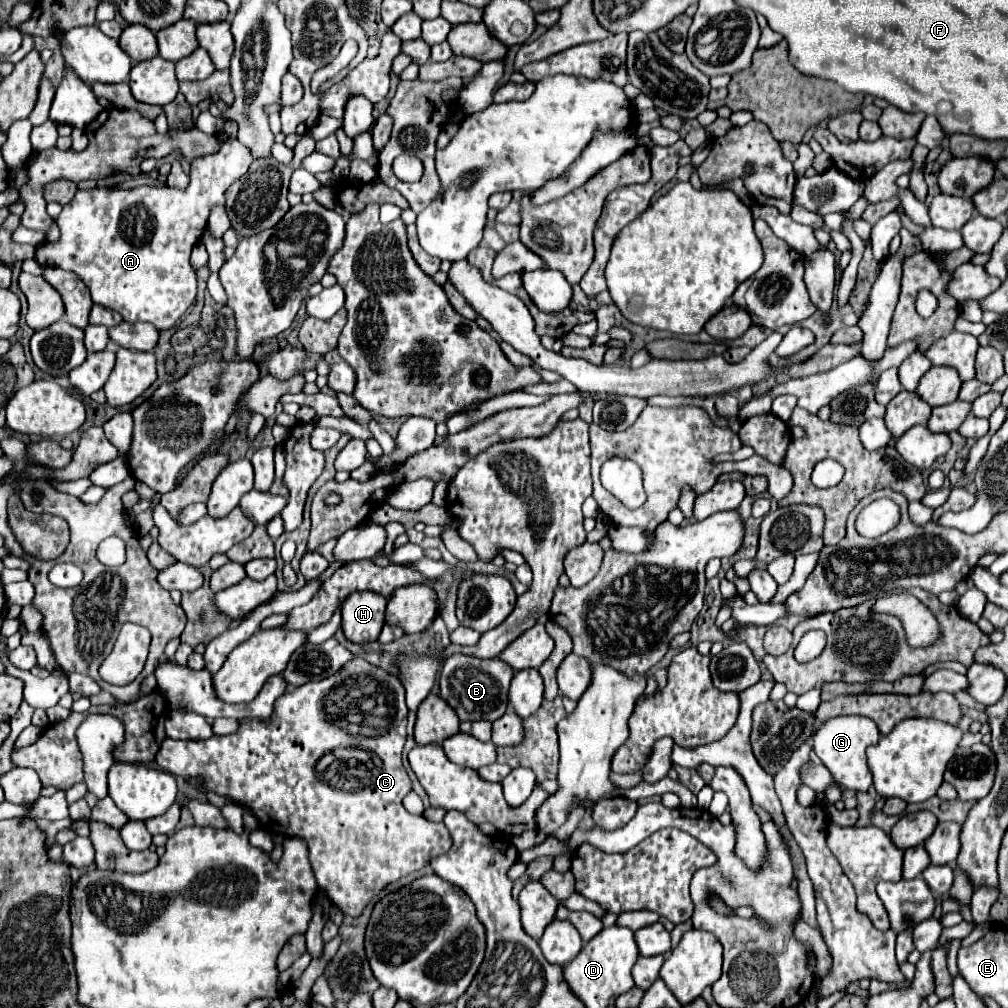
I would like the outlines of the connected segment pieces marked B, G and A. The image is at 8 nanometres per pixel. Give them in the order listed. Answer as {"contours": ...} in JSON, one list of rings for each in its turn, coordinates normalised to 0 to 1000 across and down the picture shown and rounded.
{"contours":[[[[448,649],[442,653],[437,669],[437,690],[444,696],[444,700],[454,708],[458,716],[472,716],[484,714],[490,716],[500,710],[504,702],[504,683],[510,667],[508,663],[498,657],[496,653],[478,655],[464,649]]],[[[829,710],[821,716],[817,716],[808,728],[806,728],[806,742],[810,750],[815,754],[815,758],[823,764],[827,776],[833,782],[859,786],[865,780],[865,770],[859,758],[859,742],[869,738],[873,734],[873,726],[869,718],[863,712],[857,710]]],[[[228,139],[228,141],[222,141],[222,143],[218,145],[216,151],[206,153],[206,155],[202,155],[202,157],[190,159],[190,163],[188,163],[188,183],[187,183],[187,187],[183,187],[183,188],[179,188],[179,187],[167,187],[167,185],[163,185],[163,183],[161,183],[161,185],[143,183],[143,185],[135,185],[135,187],[129,187],[129,188],[117,187],[117,185],[95,185],[95,187],[91,187],[91,188],[77,188],[75,194],[62,206],[62,210],[60,210],[60,214],[58,214],[58,218],[56,218],[56,222],[58,222],[58,226],[60,226],[60,238],[58,238],[56,242],[52,242],[52,240],[42,240],[42,242],[38,242],[38,246],[36,246],[36,260],[38,260],[40,264],[60,264],[60,266],[63,266],[63,268],[73,270],[73,272],[79,274],[81,280],[87,284],[87,288],[89,288],[89,292],[91,292],[91,298],[93,298],[95,302],[101,302],[103,306],[109,306],[109,308],[119,310],[119,313],[121,313],[125,319],[137,319],[137,317],[139,317],[139,319],[149,319],[149,321],[153,321],[157,327],[167,327],[167,325],[171,325],[171,323],[179,317],[179,313],[187,308],[187,304],[188,304],[188,302],[192,300],[192,296],[194,296],[194,270],[192,270],[190,264],[188,264],[188,250],[190,250],[190,244],[200,236],[200,232],[202,232],[202,228],[204,228],[204,222],[206,222],[206,214],[208,214],[210,204],[218,204],[218,202],[224,200],[224,198],[222,198],[222,190],[224,190],[238,175],[242,175],[242,171],[246,171],[248,163],[250,163],[250,155],[248,155],[246,147],[242,147],[236,139]]]]}

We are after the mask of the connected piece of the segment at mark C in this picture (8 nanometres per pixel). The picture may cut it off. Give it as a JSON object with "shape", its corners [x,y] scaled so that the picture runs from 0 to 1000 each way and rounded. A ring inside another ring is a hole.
{"shape":[[[351,653],[345,659],[341,659],[341,663],[337,663],[335,667],[331,667],[329,671],[325,671],[321,675],[306,677],[302,681],[284,685],[284,688],[274,694],[274,702],[272,702],[268,712],[264,712],[264,714],[238,714],[238,722],[232,728],[210,730],[206,734],[165,732],[159,738],[159,744],[155,748],[155,758],[161,764],[165,764],[173,770],[198,774],[198,778],[202,778],[204,786],[214,786],[216,790],[222,790],[222,792],[226,792],[228,796],[232,796],[240,802],[244,800],[256,812],[256,817],[262,825],[278,827],[278,829],[284,829],[284,831],[288,831],[288,829],[302,831],[306,835],[308,857],[310,857],[310,865],[313,869],[315,879],[323,883],[327,893],[343,909],[357,909],[357,905],[365,899],[365,895],[371,889],[375,889],[385,877],[391,877],[397,871],[421,861],[429,851],[444,845],[444,841],[448,839],[448,829],[438,815],[433,817],[433,815],[425,815],[421,810],[409,810],[407,806],[403,806],[403,802],[399,798],[401,790],[409,784],[409,776],[407,776],[401,760],[399,760],[399,742],[401,742],[401,736],[403,736],[403,710],[405,710],[405,702],[401,698],[401,681],[397,679],[397,675],[393,671],[381,667],[379,663],[369,661],[361,653]],[[359,726],[379,726],[379,728],[369,732],[369,730],[361,730]]]}

